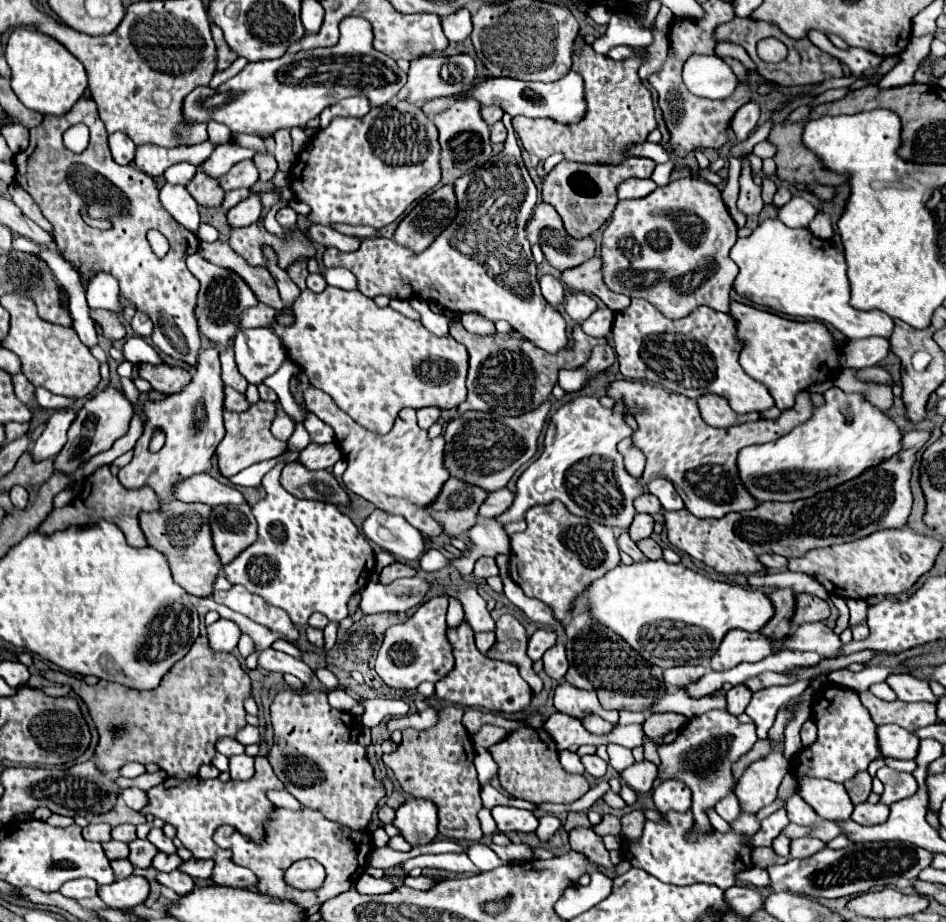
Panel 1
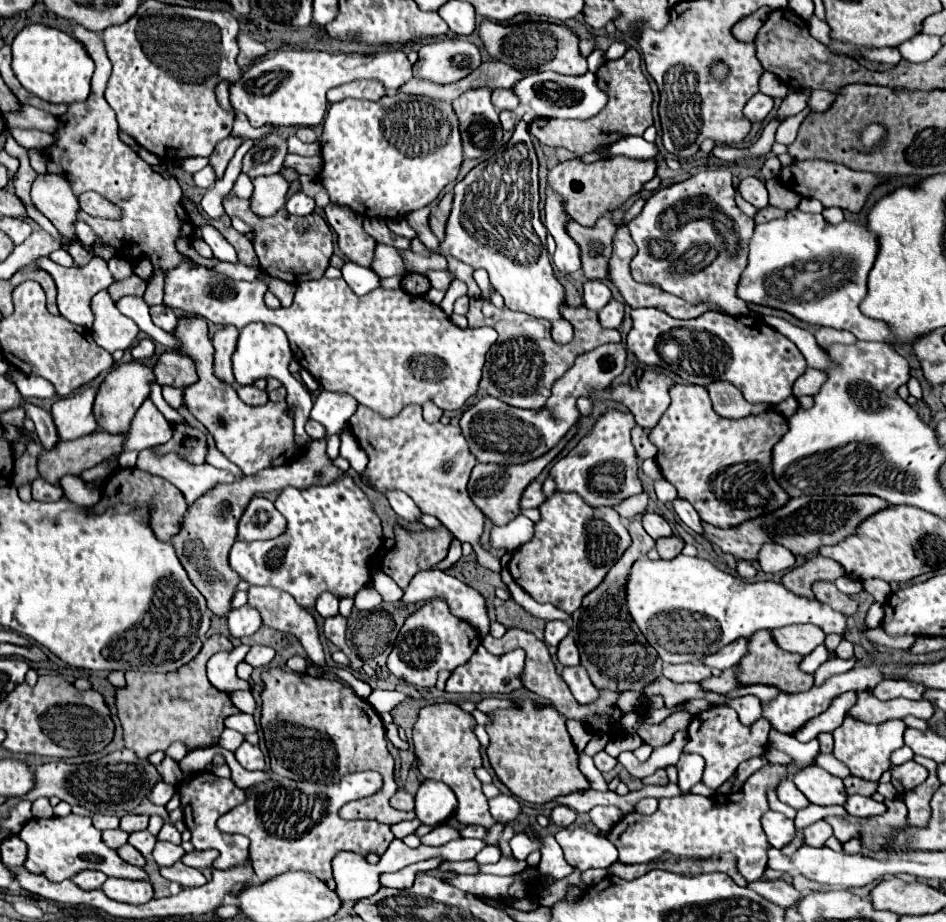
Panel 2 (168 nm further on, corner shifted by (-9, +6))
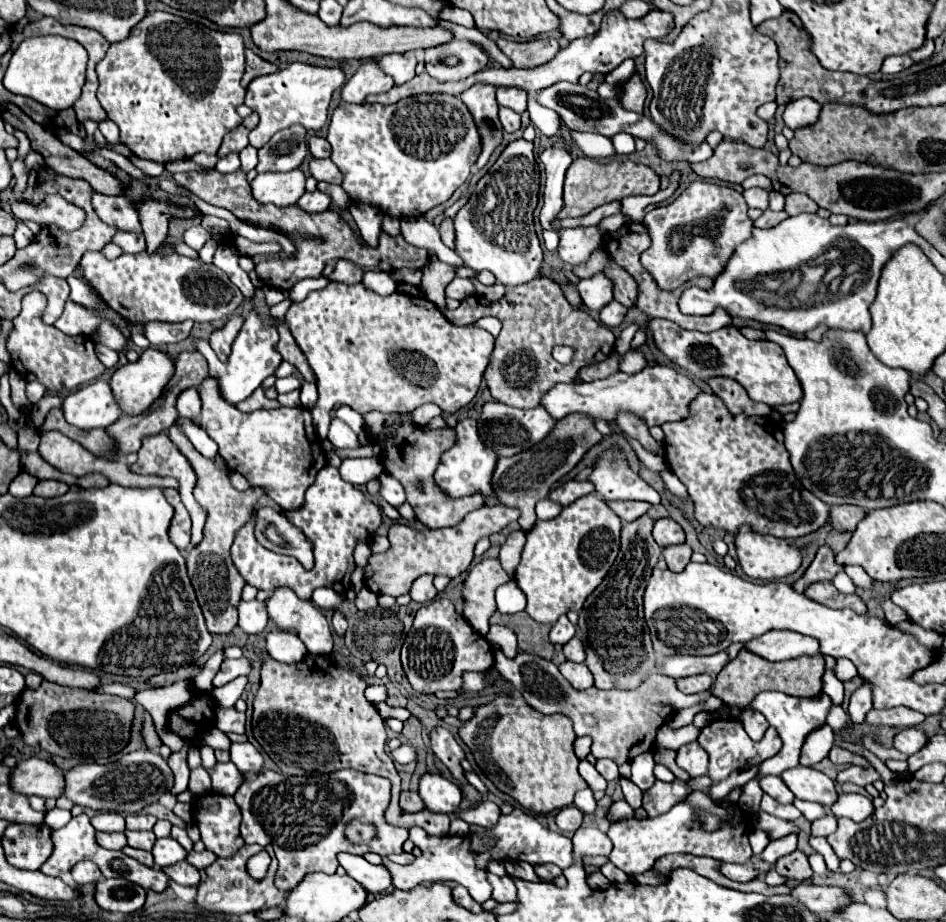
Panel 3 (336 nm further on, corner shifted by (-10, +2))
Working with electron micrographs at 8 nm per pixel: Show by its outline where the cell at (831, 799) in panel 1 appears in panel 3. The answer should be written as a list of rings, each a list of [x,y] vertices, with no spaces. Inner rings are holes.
[[[796,766],[796,768],[782,772],[780,778],[800,800],[818,802],[824,806],[830,806],[836,802],[836,796],[838,796],[836,782],[832,778],[828,778],[826,774],[818,772],[816,768]]]

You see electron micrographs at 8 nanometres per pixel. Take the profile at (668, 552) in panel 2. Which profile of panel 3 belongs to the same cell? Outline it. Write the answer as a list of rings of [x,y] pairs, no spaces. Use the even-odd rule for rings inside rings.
[[[688,544],[668,546],[668,548],[662,548],[662,556],[664,556],[664,560],[672,572],[680,572],[690,562],[692,548]]]

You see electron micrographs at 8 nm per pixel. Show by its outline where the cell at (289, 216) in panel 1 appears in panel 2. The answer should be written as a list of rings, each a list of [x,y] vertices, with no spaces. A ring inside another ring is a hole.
[[[295,192],[295,194],[287,200],[285,208],[287,208],[291,214],[295,214],[295,216],[307,216],[307,214],[311,214],[311,212],[315,210],[315,200],[313,200],[311,196],[303,194],[303,192]]]

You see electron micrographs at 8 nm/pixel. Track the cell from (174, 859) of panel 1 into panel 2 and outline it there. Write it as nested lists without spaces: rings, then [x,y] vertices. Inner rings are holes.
[[[157,840],[155,844],[155,850],[153,850],[153,858],[159,866],[171,866],[175,862],[179,862],[183,858],[185,850],[181,846],[175,846],[171,842],[163,842],[163,840]]]

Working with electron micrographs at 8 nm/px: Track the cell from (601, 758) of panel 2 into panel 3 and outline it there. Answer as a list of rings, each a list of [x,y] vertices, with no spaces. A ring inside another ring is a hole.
[[[598,760],[596,770],[606,778],[606,780],[616,780],[618,778],[618,764],[614,760]]]

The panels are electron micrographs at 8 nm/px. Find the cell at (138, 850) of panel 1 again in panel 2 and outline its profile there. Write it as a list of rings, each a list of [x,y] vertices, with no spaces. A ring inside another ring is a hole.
[[[149,830],[129,834],[129,844],[135,846],[143,856],[151,856],[151,852],[155,848],[155,842],[157,842],[157,838]]]

